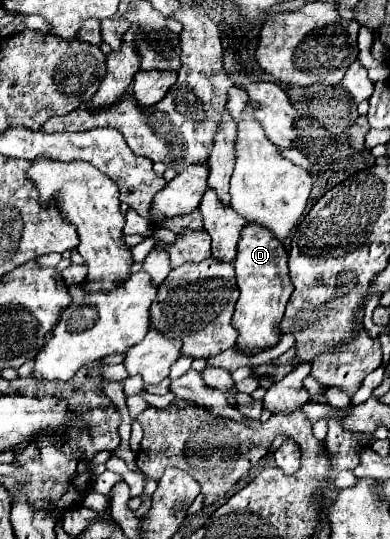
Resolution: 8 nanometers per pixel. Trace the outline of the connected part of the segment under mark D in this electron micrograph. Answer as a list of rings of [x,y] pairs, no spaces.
[[[247,223],[241,231],[235,259],[237,287],[241,291],[233,313],[233,327],[239,337],[235,347],[239,351],[265,351],[279,343],[281,339],[281,319],[285,315],[285,305],[293,293],[293,283],[287,271],[287,251],[265,227]]]

